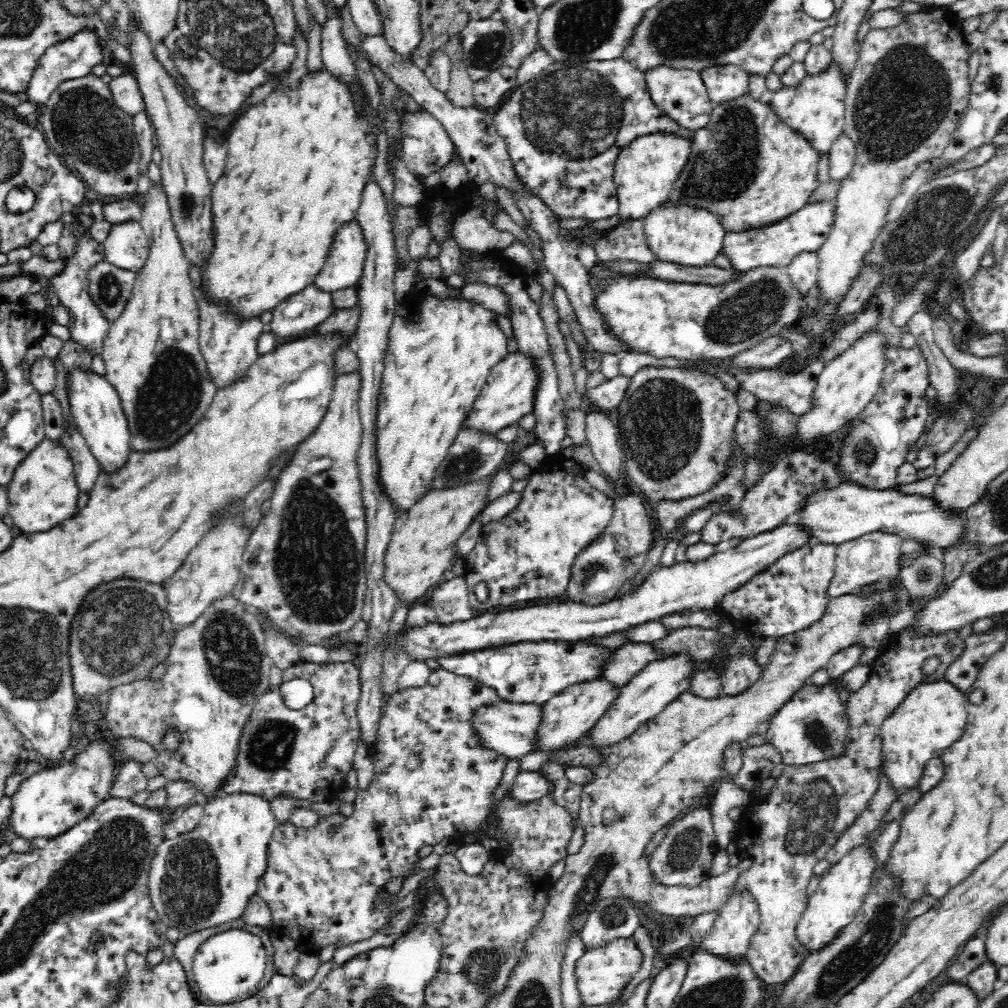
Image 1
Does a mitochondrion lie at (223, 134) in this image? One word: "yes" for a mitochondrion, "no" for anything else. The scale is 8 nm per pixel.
no

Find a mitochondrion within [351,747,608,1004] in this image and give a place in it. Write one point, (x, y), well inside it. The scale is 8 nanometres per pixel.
(481, 969)

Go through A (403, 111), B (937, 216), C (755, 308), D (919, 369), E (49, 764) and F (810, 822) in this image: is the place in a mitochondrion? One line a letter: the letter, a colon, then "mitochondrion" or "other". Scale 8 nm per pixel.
A: other
B: mitochondrion
C: mitochondrion
D: other
E: other
F: mitochondrion

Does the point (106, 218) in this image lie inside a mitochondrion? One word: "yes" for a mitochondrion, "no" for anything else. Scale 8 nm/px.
no

